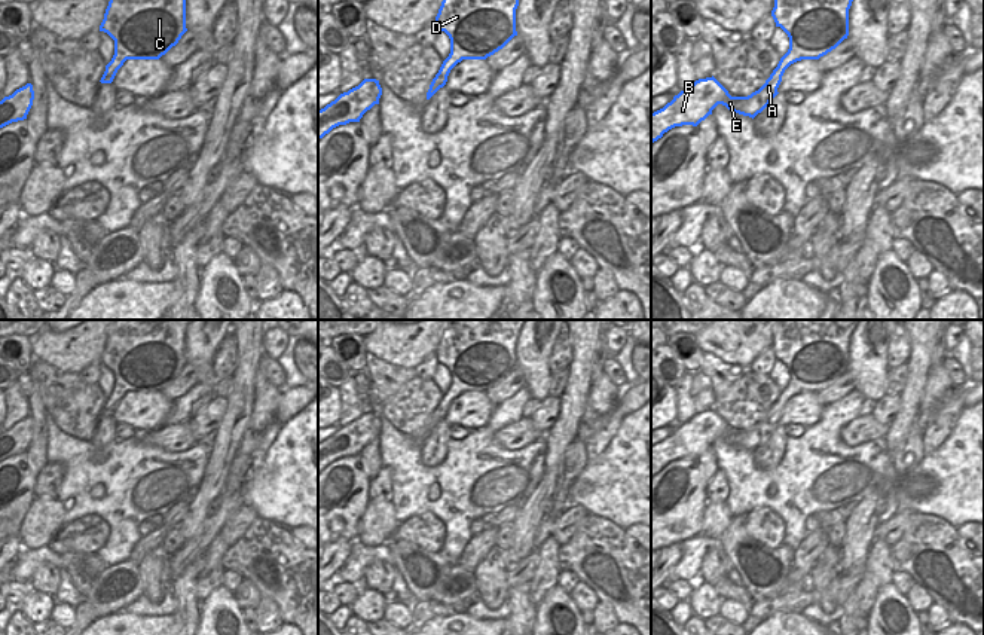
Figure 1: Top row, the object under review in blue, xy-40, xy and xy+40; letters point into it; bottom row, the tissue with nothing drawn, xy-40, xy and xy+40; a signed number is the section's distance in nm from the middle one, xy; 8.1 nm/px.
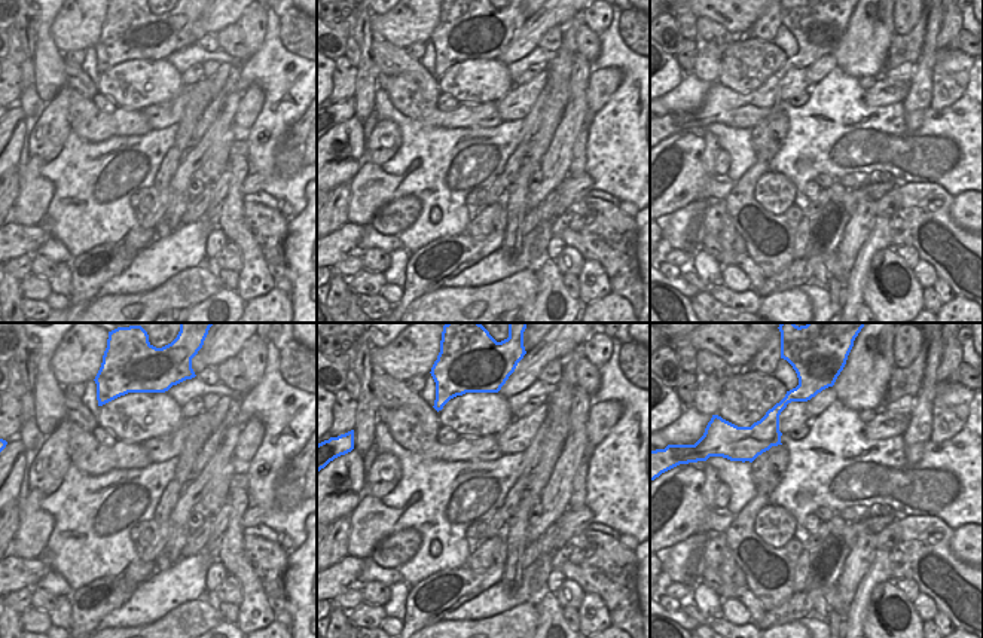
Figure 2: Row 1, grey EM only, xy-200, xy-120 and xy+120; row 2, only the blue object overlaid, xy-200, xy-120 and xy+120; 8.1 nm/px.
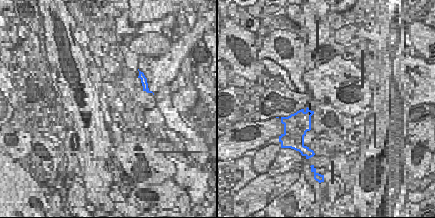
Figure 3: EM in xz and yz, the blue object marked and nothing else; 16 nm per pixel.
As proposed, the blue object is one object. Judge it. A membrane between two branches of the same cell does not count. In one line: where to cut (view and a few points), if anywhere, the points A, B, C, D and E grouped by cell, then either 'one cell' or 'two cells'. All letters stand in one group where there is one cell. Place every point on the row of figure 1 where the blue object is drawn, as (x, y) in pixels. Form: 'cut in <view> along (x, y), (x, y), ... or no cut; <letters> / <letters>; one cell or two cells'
no cut; A B C D E; one cell

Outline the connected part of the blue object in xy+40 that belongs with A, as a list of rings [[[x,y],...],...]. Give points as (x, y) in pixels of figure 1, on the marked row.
[[[774,0],[771,16],[789,37],[789,49],[765,83],[748,97],[731,97],[712,76],[696,80],[663,109],[651,113],[651,144],[675,126],[697,126],[722,104],[755,117],[779,94],[785,70],[801,59],[819,59],[849,36],[849,9],[853,0]]]

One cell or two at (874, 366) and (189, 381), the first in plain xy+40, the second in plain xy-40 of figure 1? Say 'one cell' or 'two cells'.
two cells

